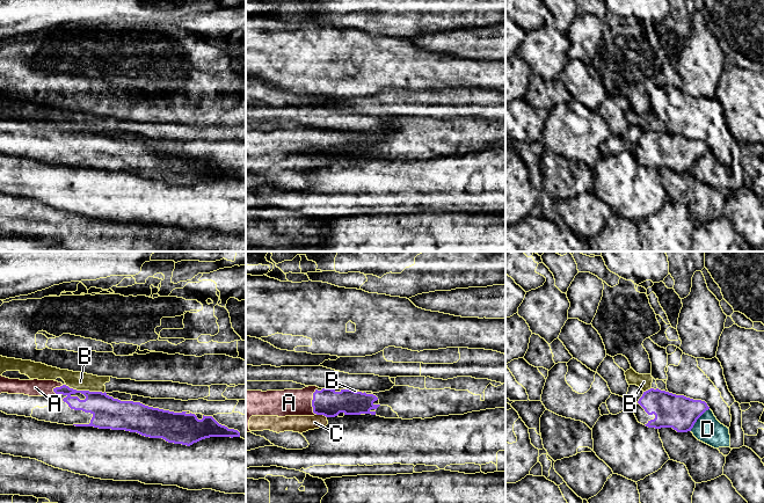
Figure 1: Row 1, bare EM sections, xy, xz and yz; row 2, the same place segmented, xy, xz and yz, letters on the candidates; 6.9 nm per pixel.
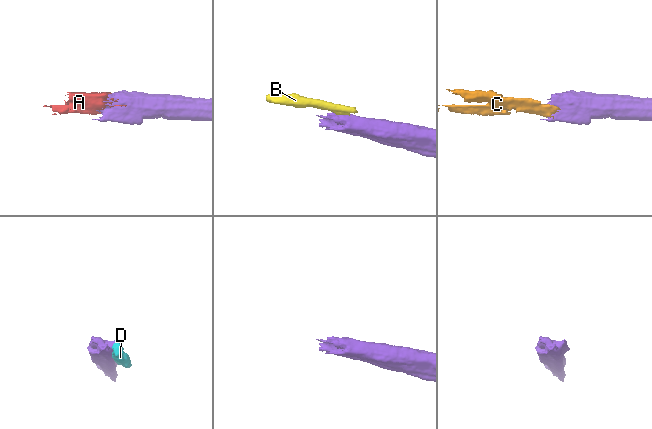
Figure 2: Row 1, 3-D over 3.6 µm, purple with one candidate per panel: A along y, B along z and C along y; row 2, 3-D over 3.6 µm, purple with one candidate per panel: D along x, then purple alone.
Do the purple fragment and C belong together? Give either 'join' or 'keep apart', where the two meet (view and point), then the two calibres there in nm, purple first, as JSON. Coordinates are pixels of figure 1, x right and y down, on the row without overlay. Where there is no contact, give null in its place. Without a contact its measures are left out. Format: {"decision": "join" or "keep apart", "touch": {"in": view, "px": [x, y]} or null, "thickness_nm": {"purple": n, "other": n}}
{"decision": "keep apart", "touch": {"in": "xz", "px": [321, 154]}, "thickness_nm": {"purple": 190, "other": 120}}

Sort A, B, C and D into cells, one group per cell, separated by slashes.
A / B C / D

